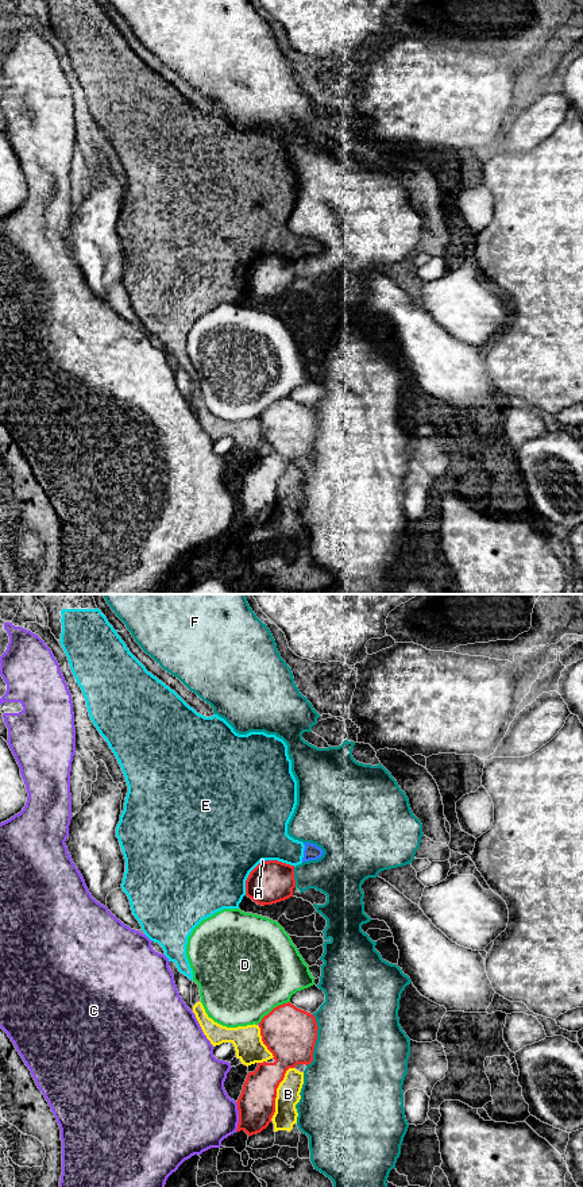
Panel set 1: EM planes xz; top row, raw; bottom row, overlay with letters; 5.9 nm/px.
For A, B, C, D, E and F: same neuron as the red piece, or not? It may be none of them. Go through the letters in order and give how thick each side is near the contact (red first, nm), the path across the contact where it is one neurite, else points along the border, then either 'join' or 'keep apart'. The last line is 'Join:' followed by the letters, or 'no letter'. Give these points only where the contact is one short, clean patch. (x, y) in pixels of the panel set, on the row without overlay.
A: calibres 260 and 20 nm; border xz (269, 255), (263, 255), (259, 259); keep apart
B: calibres 220 and 140 nm; keep apart
C: calibres 220 and 420 nm; keep apart
D: calibres 320 and 500 nm; keep apart
E: calibres 260 and 480 nm; keep apart
F: calibres 320 and 500 nm; keep apart
Join: no letter

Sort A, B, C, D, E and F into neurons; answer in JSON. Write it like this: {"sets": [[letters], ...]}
{"sets": [["A", "B", "E"], ["C"], ["D"], ["F"]]}

